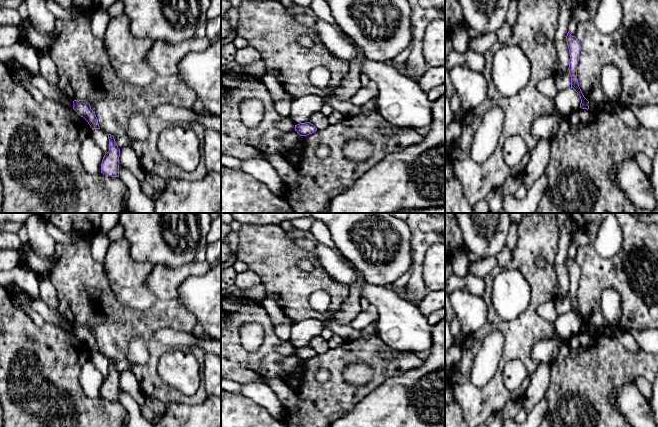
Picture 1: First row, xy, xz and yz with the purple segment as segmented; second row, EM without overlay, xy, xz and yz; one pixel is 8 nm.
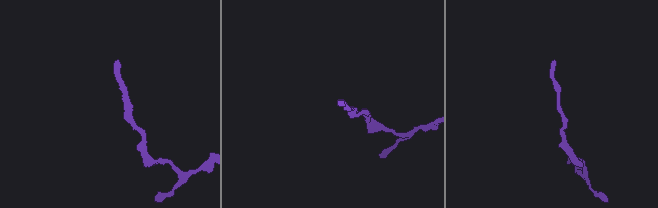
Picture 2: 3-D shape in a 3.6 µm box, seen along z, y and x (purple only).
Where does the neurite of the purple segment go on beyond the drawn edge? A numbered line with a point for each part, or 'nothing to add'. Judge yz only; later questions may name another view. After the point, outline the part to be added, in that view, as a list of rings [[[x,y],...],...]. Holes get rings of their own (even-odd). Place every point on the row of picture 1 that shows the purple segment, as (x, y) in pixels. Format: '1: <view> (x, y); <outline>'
nothing to add

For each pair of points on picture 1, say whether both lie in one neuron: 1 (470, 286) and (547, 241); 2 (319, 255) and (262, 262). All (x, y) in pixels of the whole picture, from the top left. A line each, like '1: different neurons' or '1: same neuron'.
1: different neurons
2: different neurons

